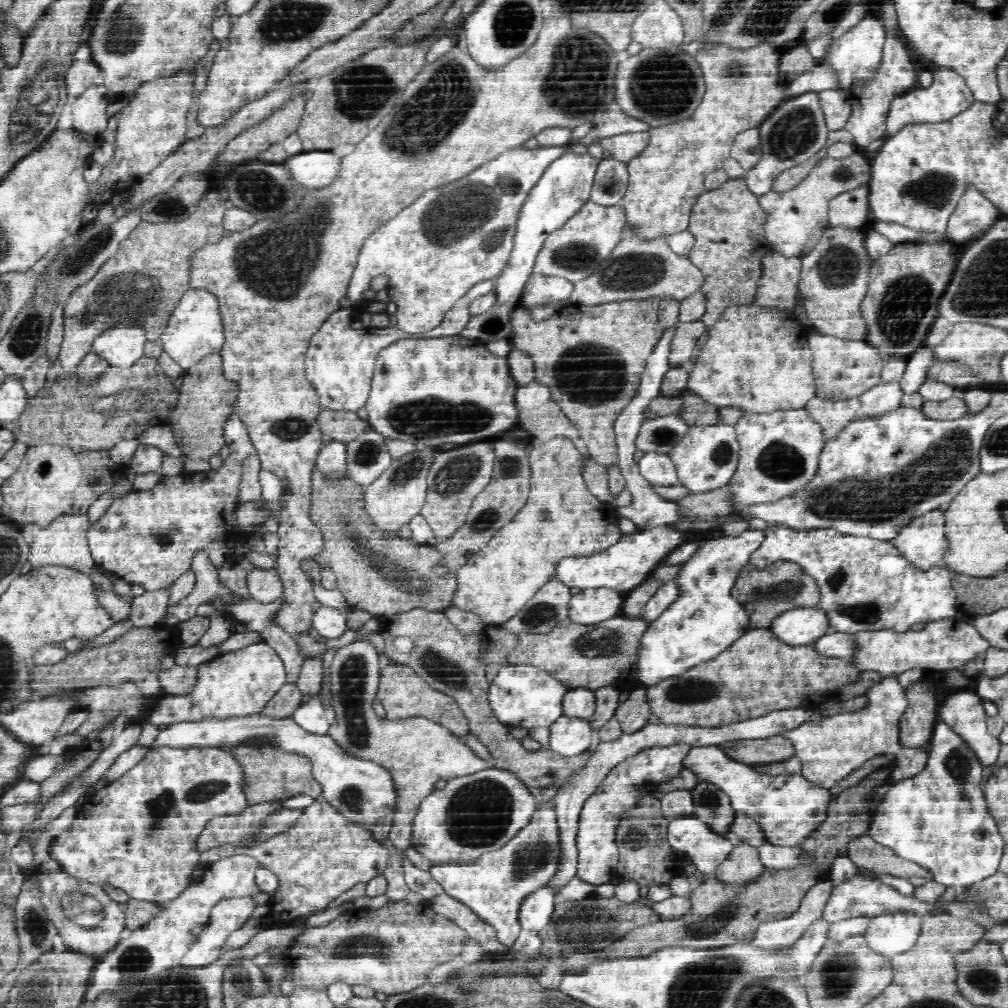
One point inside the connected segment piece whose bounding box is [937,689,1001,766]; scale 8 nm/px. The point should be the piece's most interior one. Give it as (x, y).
(962, 710)

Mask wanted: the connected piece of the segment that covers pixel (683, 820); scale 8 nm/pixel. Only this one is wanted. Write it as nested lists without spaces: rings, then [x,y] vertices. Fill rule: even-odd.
[[[694,814],[672,818],[667,829],[671,848],[676,848],[680,856],[689,856],[704,875],[715,872],[734,850],[731,838],[719,835]]]

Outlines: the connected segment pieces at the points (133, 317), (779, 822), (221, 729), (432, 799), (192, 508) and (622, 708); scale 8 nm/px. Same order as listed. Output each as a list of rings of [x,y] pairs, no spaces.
[[[217,188],[211,190],[197,204],[196,210],[186,218],[178,222],[148,222],[141,221],[132,230],[126,240],[123,240],[118,250],[108,259],[98,272],[85,283],[78,285],[64,302],[63,321],[65,331],[60,346],[59,360],[64,370],[75,372],[82,358],[92,351],[94,338],[102,334],[104,330],[110,330],[114,326],[130,326],[136,324],[145,330],[148,342],[160,342],[163,330],[167,326],[169,318],[174,312],[182,295],[190,289],[190,256],[199,247],[208,246],[218,242],[218,238],[224,236],[224,214],[226,206],[223,193]]]
[[[718,745],[691,748],[684,766],[700,781],[711,782],[721,788],[729,796],[734,810],[757,822],[766,842],[774,846],[798,847],[826,818],[831,800],[829,789],[815,785],[801,774],[760,774],[751,765],[729,759]]]
[[[250,714],[246,716],[228,716],[228,718],[202,718],[196,722],[178,722],[170,724],[166,729],[161,730],[151,746],[170,746],[174,748],[188,747],[220,747],[240,744],[244,740],[258,738],[273,740],[274,745],[284,749],[286,752],[298,753],[308,757],[313,764],[313,777],[322,787],[321,798],[340,811],[345,818],[352,819],[353,822],[361,823],[368,830],[372,830],[384,816],[393,814],[396,807],[396,789],[389,770],[380,766],[376,762],[364,758],[354,758],[353,755],[346,754],[341,746],[328,734],[314,734],[306,731],[296,720],[287,715],[286,718],[272,718],[266,714]]]
[[[491,765],[474,774],[452,778],[443,789],[430,792],[419,803],[411,847],[433,865],[474,862],[483,854],[500,850],[518,830],[528,826],[538,800],[512,772]]]
[[[234,412],[225,427],[226,445],[232,454],[226,458],[224,468],[208,472],[182,472],[178,476],[165,477],[150,490],[130,490],[126,495],[112,501],[108,510],[92,524],[87,532],[91,556],[96,565],[110,572],[113,578],[131,584],[140,584],[145,592],[171,588],[180,575],[191,568],[194,556],[205,550],[212,540],[223,538],[238,531],[236,510],[240,501],[240,484],[245,477],[245,462],[257,456],[256,446],[251,442],[246,424]]]
[[[638,688],[625,693],[622,702],[615,710],[621,729],[626,734],[638,732],[648,724],[650,705],[646,704],[646,688]]]

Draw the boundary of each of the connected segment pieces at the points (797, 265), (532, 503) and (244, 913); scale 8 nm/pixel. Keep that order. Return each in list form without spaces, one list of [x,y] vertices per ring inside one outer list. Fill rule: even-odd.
[[[770,250],[770,253],[765,254],[762,266],[764,269],[757,284],[753,305],[793,313],[801,275],[801,259],[786,258]]]
[[[558,436],[548,440],[546,443],[541,443],[535,447],[530,446],[529,452],[529,464],[531,467],[531,486],[526,504],[518,511],[512,522],[508,522],[498,533],[492,538],[488,545],[484,549],[474,553],[472,557],[468,558],[468,561],[464,565],[460,566],[456,572],[456,580],[458,583],[458,590],[454,592],[454,600],[452,600],[452,606],[471,612],[482,618],[482,621],[487,625],[502,626],[505,622],[508,622],[511,618],[514,618],[524,608],[524,605],[547,583],[550,582],[556,574],[556,566],[562,558],[571,555],[590,555],[598,554],[602,550],[606,550],[609,546],[614,545],[620,541],[623,536],[620,533],[620,528],[613,522],[616,522],[614,518],[607,518],[605,515],[605,509],[608,507],[604,502],[600,501],[586,488],[586,481],[584,481],[583,471],[587,458],[582,455],[576,448],[576,443],[564,436]]]
[[[252,897],[228,898],[218,902],[213,907],[207,924],[202,928],[202,933],[195,940],[194,944],[186,951],[181,960],[181,966],[208,966],[221,957],[221,948],[226,943],[228,936],[242,927],[247,920],[252,917],[257,904]]]

